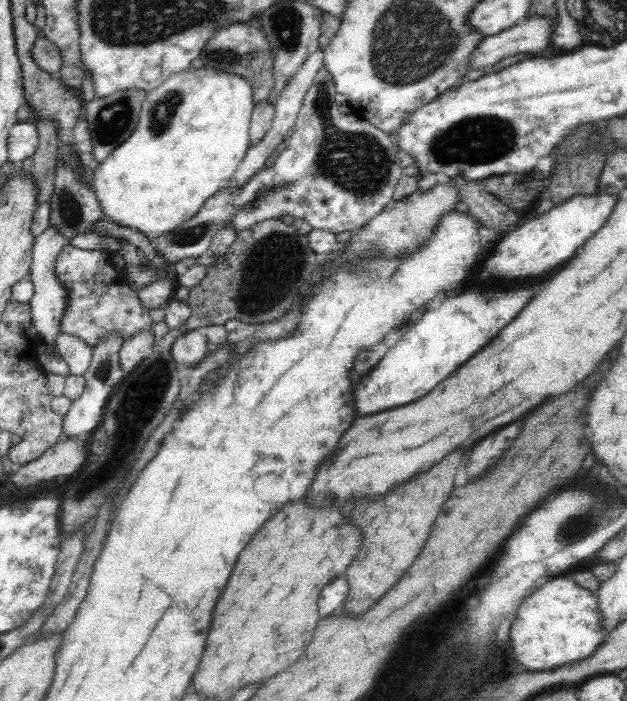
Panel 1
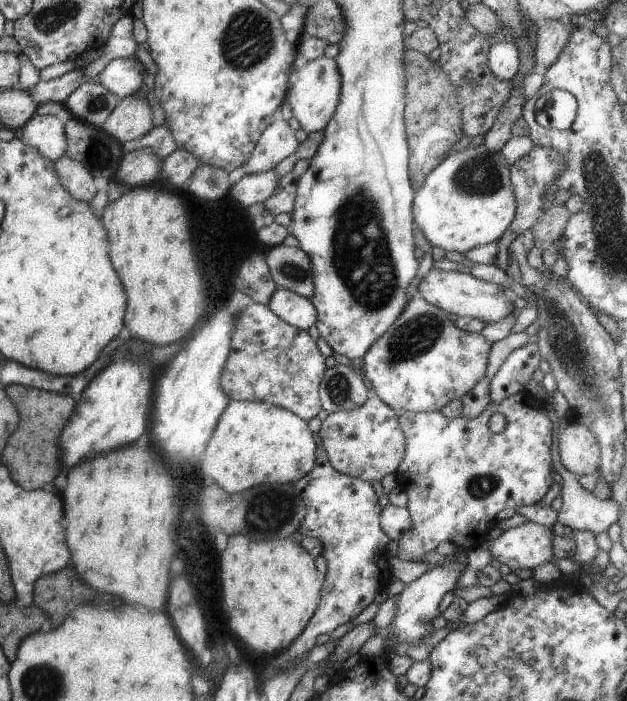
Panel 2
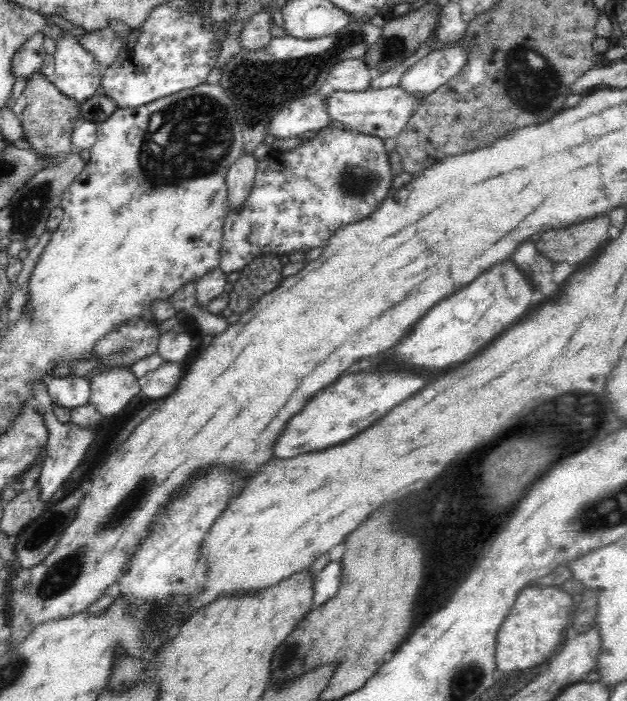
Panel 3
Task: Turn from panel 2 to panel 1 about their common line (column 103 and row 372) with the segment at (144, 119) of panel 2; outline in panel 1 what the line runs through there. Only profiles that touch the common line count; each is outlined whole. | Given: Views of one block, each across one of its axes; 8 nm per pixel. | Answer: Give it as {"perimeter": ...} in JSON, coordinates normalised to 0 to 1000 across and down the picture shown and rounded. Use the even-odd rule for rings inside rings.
{"perimeter":[[[223,474],[198,486],[188,498],[188,524],[198,538],[204,538],[233,509],[244,504],[244,482],[241,474]]]}

